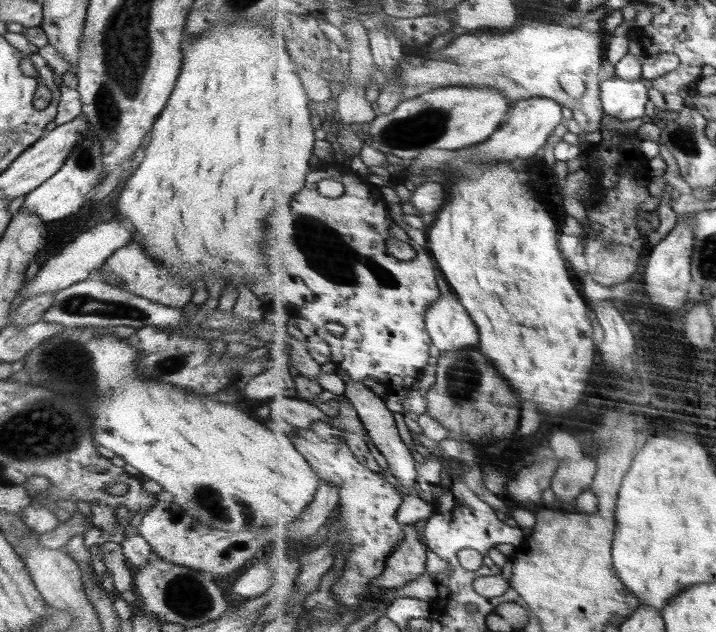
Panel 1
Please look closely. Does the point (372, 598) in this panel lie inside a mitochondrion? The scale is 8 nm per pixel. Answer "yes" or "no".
no

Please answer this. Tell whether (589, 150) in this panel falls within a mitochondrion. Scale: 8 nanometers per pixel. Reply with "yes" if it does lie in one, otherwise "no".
no

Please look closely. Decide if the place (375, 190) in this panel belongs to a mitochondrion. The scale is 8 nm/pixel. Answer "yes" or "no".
no

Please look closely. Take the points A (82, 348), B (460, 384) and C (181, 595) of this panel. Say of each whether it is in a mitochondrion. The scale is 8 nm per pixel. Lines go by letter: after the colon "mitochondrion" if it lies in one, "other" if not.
A: mitochondrion
B: mitochondrion
C: mitochondrion

